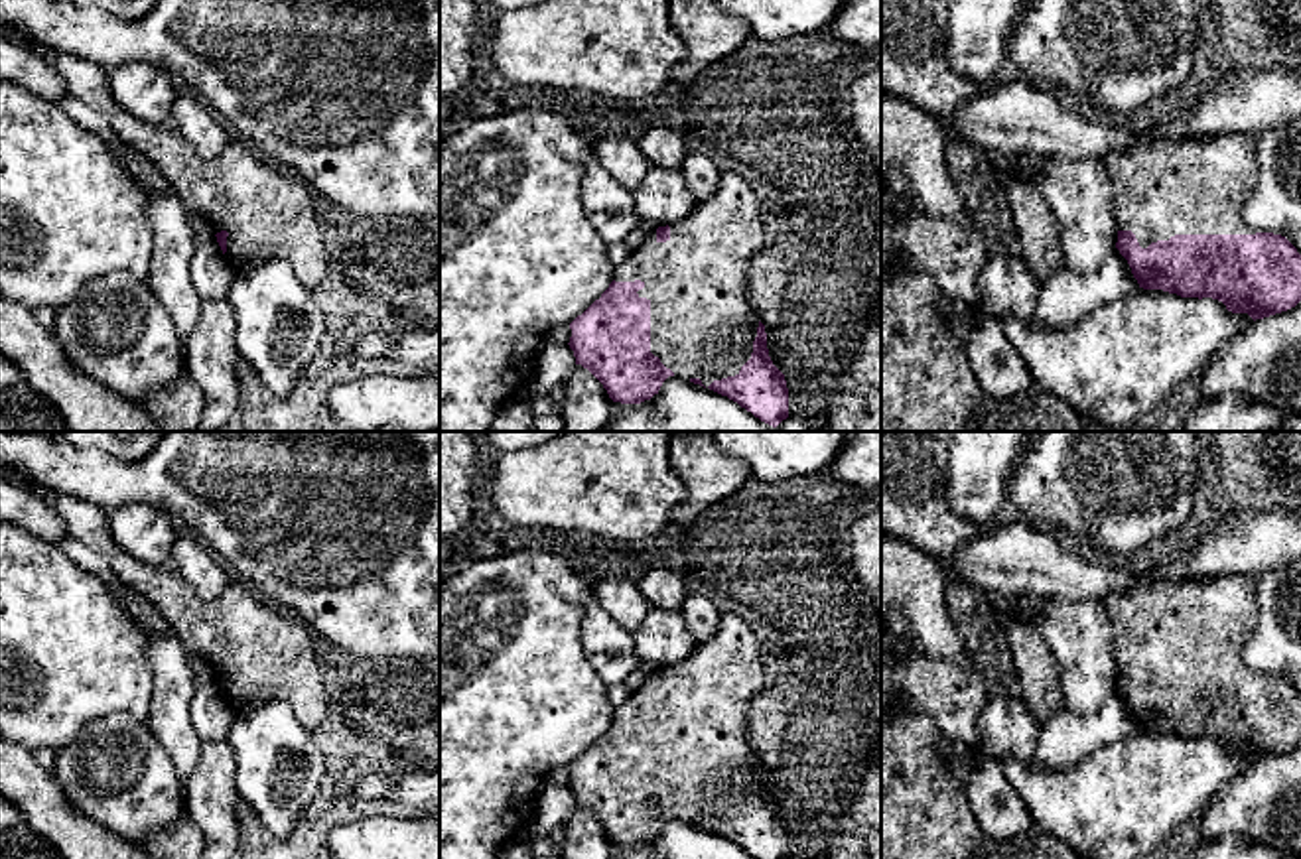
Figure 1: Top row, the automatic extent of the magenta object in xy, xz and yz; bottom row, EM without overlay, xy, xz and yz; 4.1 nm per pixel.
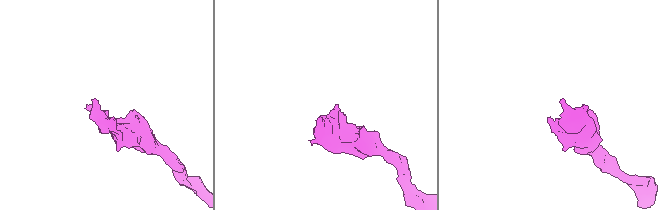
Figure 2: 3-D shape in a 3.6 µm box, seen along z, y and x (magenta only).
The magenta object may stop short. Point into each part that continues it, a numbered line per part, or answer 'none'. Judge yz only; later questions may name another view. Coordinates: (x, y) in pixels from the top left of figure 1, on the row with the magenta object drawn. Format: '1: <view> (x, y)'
1: yz (1175, 186)

